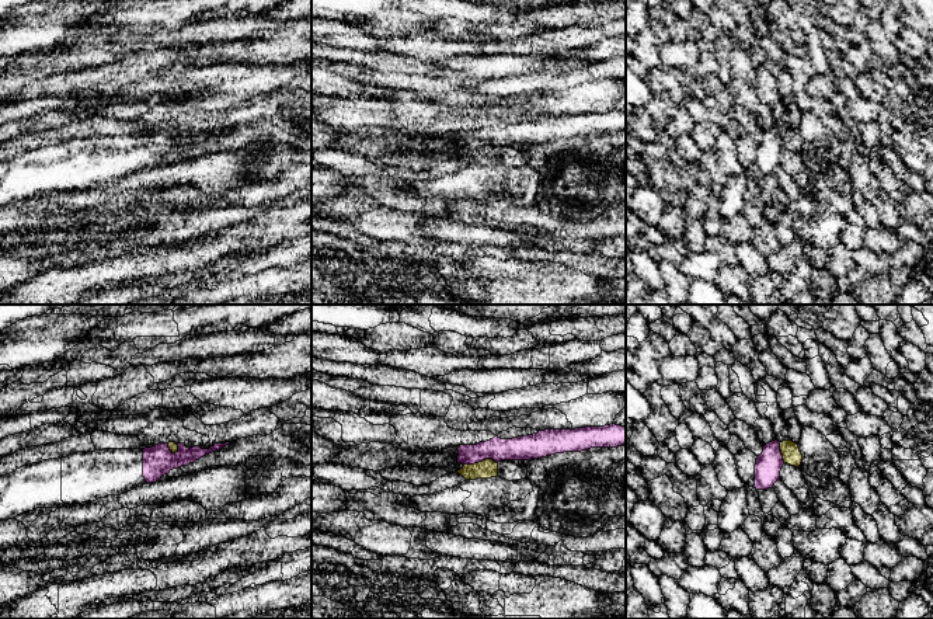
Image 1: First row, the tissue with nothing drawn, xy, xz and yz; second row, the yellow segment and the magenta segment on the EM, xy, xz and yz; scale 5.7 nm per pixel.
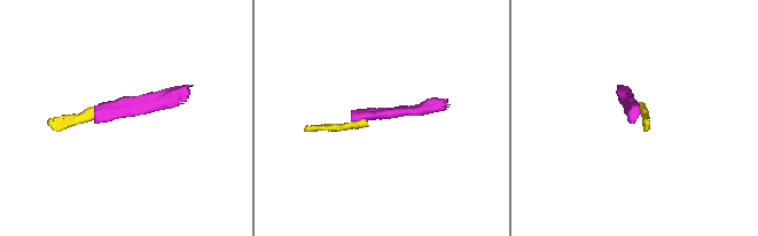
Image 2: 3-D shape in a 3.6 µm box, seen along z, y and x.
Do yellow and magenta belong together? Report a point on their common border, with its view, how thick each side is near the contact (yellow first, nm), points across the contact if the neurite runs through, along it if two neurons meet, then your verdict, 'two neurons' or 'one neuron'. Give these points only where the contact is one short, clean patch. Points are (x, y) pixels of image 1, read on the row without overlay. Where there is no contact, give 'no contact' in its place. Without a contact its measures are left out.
xz (480, 148) | 110/140 nm | along xz (497, 148), (483, 145), (465, 150) | two neurons

